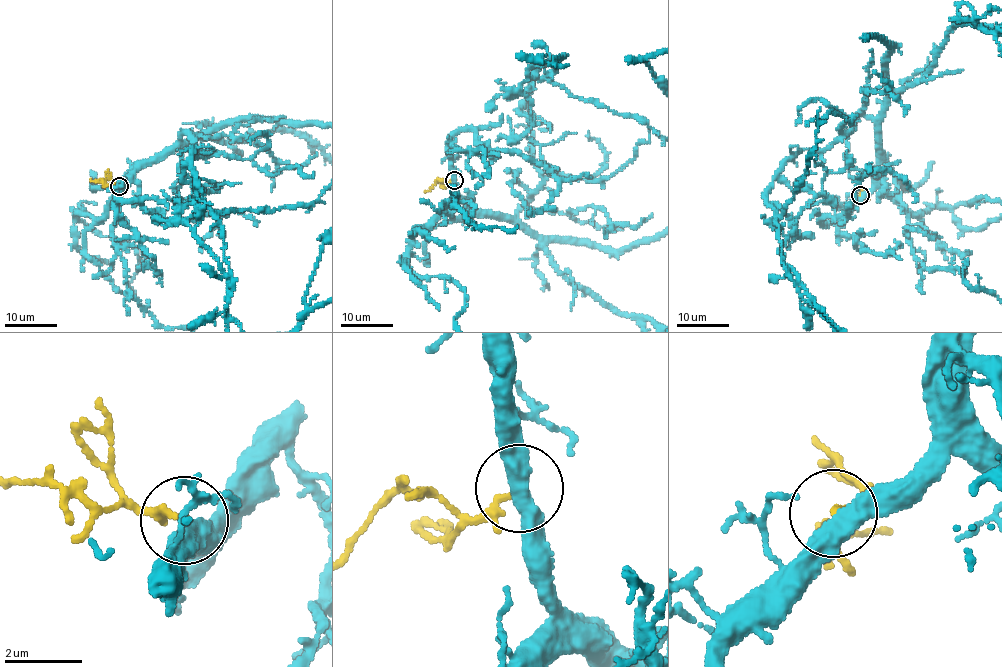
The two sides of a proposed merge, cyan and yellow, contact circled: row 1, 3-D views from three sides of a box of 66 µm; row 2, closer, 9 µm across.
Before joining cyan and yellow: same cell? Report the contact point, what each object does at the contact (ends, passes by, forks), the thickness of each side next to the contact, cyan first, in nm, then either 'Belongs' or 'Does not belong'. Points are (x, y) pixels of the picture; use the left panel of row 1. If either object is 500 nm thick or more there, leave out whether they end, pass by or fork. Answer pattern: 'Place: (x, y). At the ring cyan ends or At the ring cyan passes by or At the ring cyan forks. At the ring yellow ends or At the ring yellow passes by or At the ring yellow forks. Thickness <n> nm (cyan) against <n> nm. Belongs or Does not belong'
Place: (119, 186). At the ring cyan passes by. At the ring yellow ends. Thickness 480 nm (cyan) against 180 nm. Does not belong

